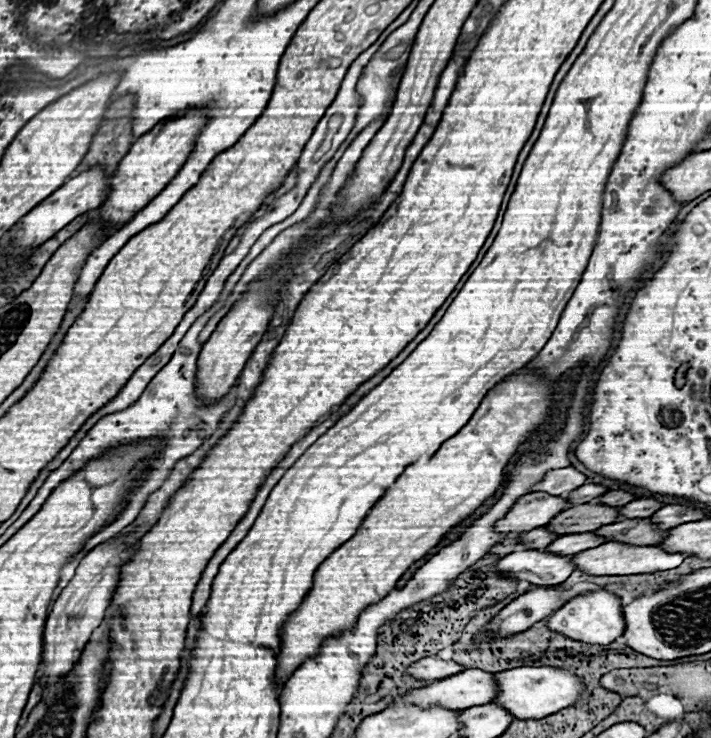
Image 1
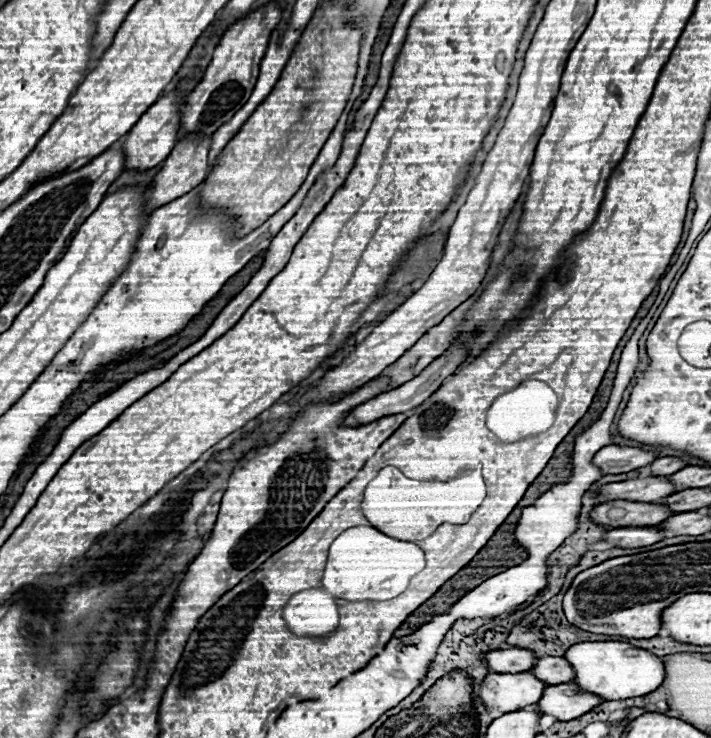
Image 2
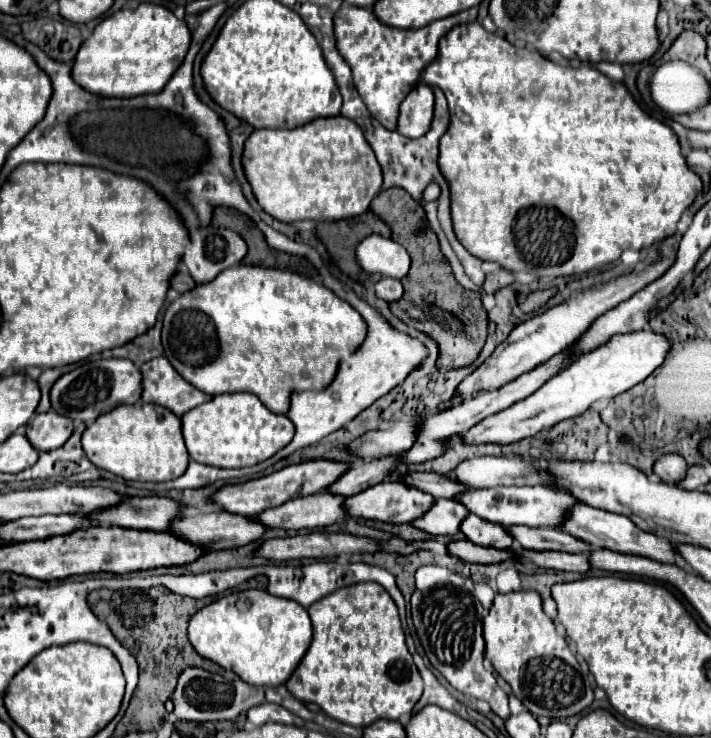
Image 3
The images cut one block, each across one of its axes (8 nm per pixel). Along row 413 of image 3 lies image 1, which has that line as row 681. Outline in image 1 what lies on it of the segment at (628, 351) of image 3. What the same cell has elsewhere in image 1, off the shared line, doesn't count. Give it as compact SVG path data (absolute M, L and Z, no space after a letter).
M522 666L496 674L496 682L500 684L500 696L494 700L504 706L518 720L538 720L546 714L554 714L556 710L574 706L580 696L586 692L582 678L568 670L552 668L552 666Z

